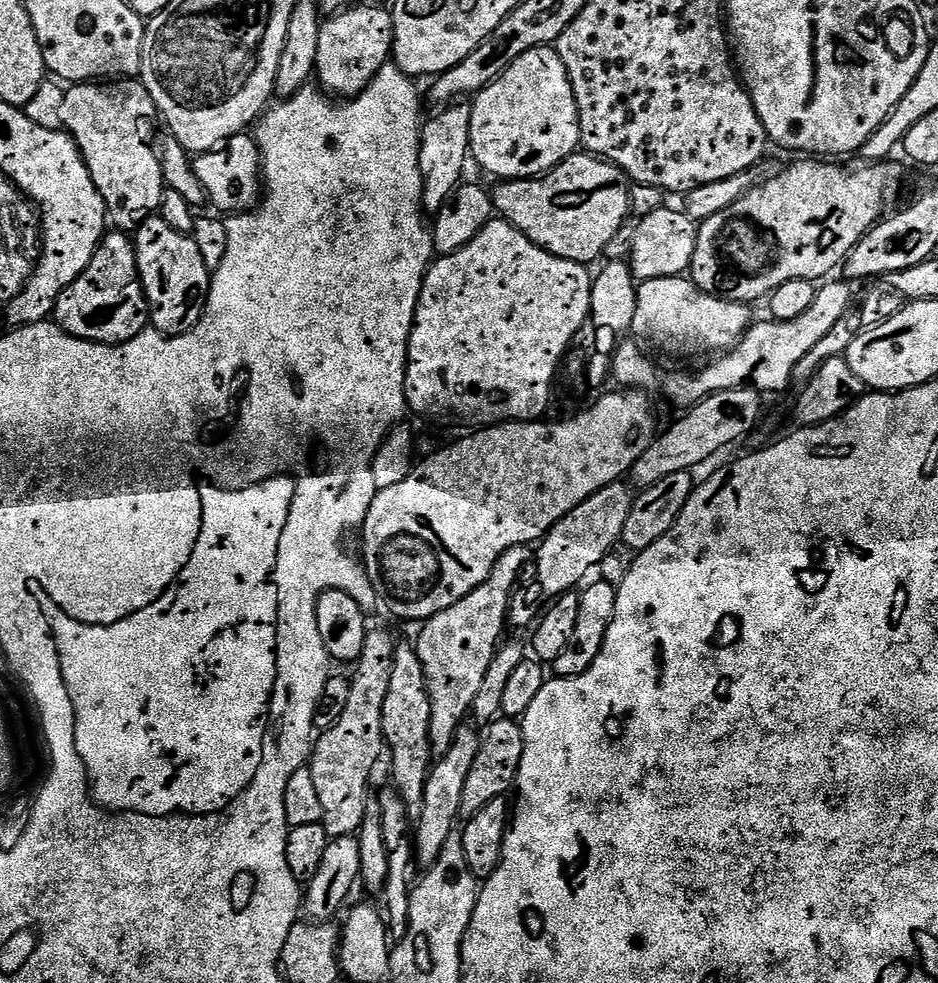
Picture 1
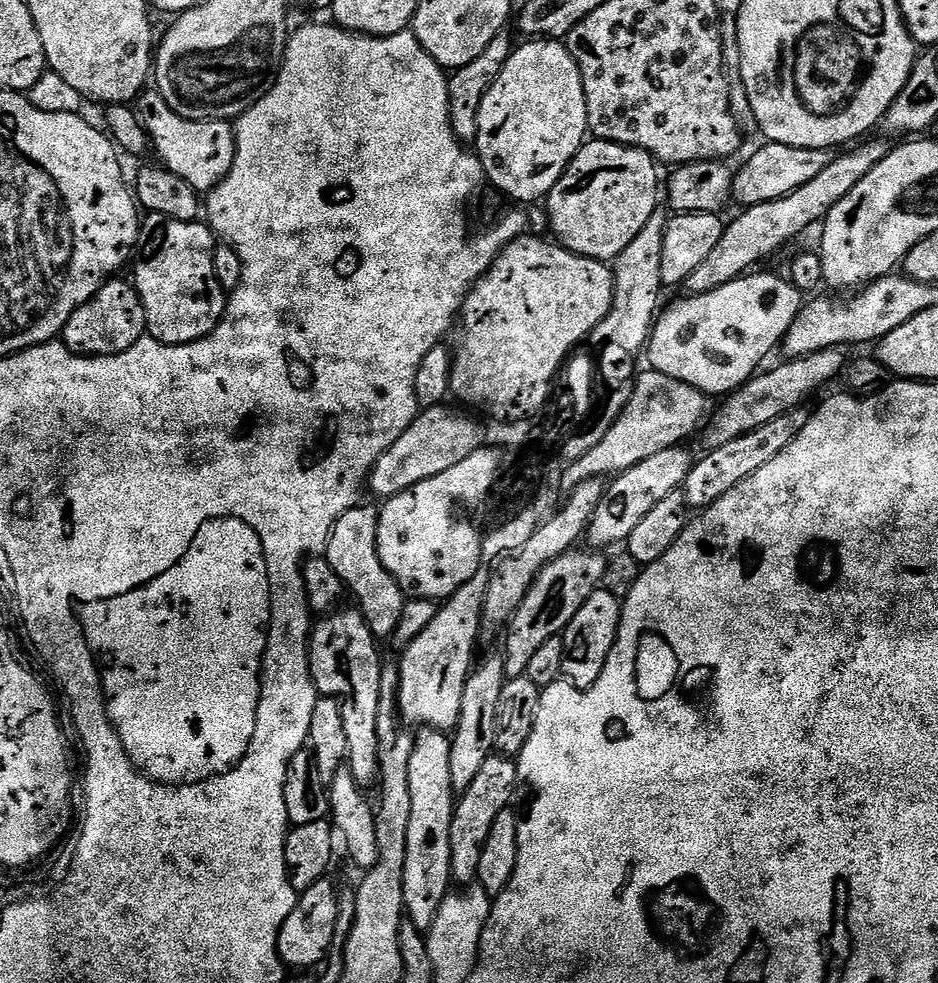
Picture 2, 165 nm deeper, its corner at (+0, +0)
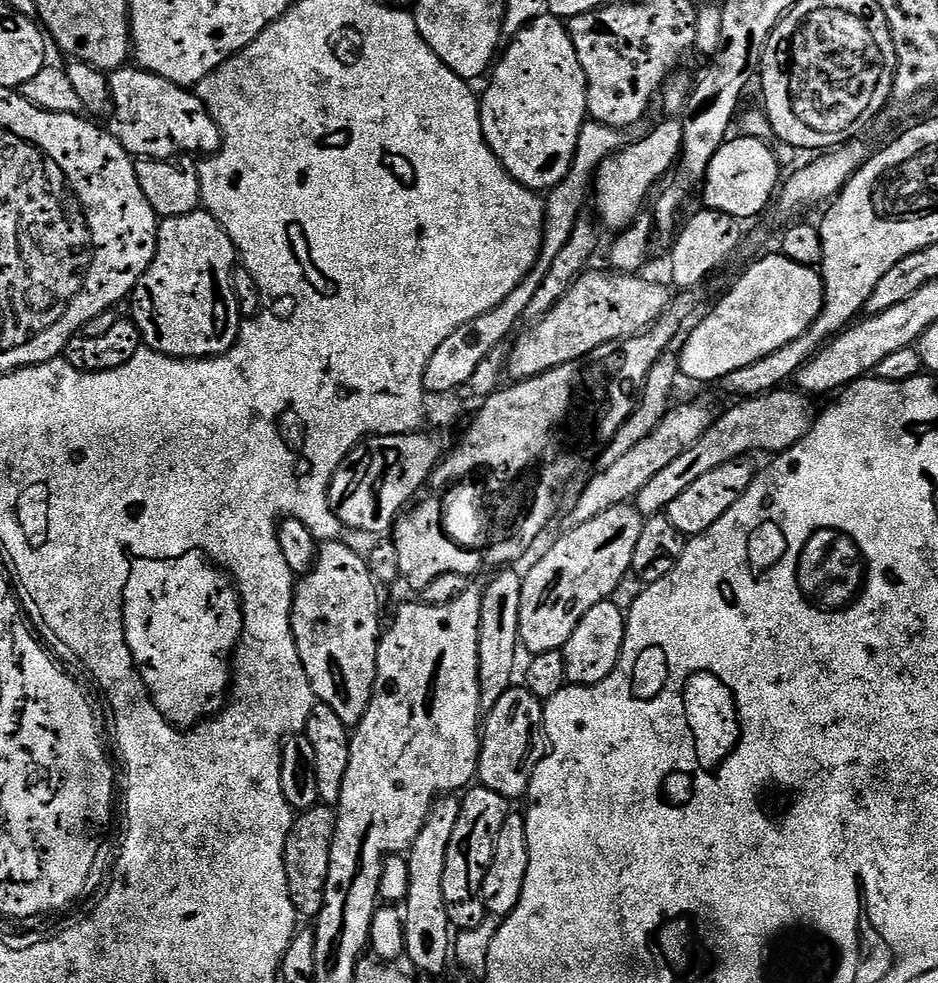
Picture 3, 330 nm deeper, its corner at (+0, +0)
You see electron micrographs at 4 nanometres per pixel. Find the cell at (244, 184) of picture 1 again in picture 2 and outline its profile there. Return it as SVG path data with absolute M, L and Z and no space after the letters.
M155 90L141 92L134 101L134 111L152 139L155 155L160 155L159 163L190 182L196 192L211 192L230 174L236 157L236 129L229 121L182 118L182 114L174 114L166 106L166 98Z

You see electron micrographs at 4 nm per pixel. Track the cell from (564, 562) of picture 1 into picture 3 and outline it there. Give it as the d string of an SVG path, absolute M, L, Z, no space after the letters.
M777 390L762 396L741 399L739 402L733 403L736 405L729 412L724 412L721 416L719 413L697 444L690 446L690 450L686 450L686 454L678 454L678 458L674 458L674 462L670 462L670 466L665 466L661 472L654 474L654 478L650 478L650 482L646 482L646 486L642 486L642 490L636 495L634 501L634 507L640 511L641 516L647 518L667 513L670 502L674 502L674 498L678 498L678 494L682 494L682 490L686 490L697 478L702 478L702 474L710 474L710 470L714 470L726 462L739 460L752 454L748 452L779 454L796 445L812 427L814 411L812 412L811 406L808 405L810 400L807 395L796 390L784 391L788 390Z

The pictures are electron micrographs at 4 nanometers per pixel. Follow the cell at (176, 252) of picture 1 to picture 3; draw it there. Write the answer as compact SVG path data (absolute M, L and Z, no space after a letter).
M197 210L190 214L182 214L178 218L161 219L156 229L156 253L146 270L146 274L142 274L142 278L136 284L136 288L132 291L130 297L130 305L132 304L130 319L138 326L143 347L160 352L163 356L175 356L177 360L205 361L210 356L226 356L228 351L236 344L242 323L240 307L236 301L236 291L232 285L232 274L236 271L237 267L238 253L236 247L230 242L230 238L226 234L224 227L210 213Z

